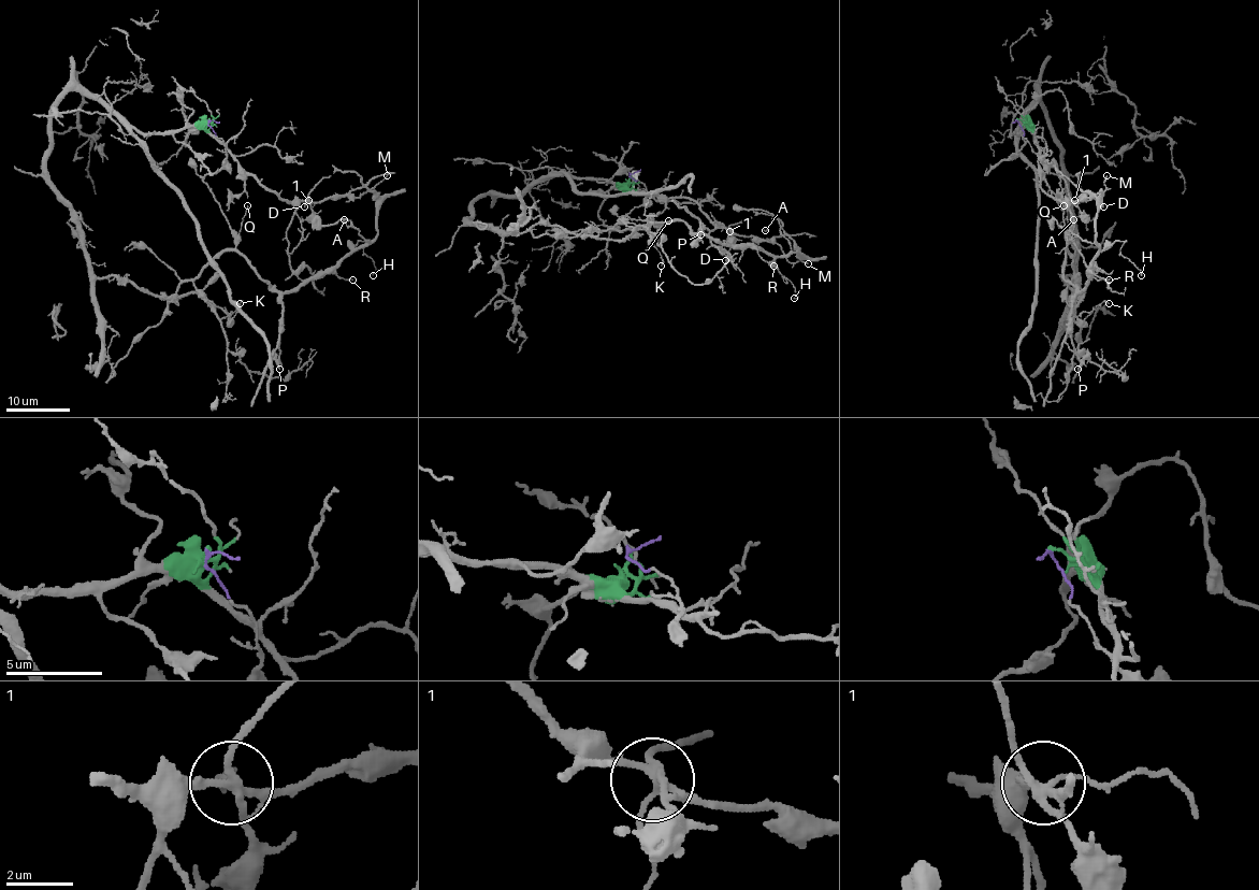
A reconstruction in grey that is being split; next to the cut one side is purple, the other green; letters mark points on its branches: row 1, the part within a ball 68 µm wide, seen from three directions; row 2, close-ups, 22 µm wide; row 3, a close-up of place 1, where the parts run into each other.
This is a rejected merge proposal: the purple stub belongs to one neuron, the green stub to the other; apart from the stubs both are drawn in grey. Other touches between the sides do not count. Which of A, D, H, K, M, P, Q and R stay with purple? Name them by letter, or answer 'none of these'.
A, H, P, Q, R

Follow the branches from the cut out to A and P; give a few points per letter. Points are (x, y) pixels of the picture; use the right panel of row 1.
A: (1016, 119), (1023, 137), (1059, 182), (1065, 278), (1079, 291), (1099, 248), (1062, 229), (1074, 219)
P: (1016, 119), (1023, 137), (1050, 173), (1059, 178), (1065, 278), (1075, 288), (1066, 344), (1081, 361), (1077, 370)

